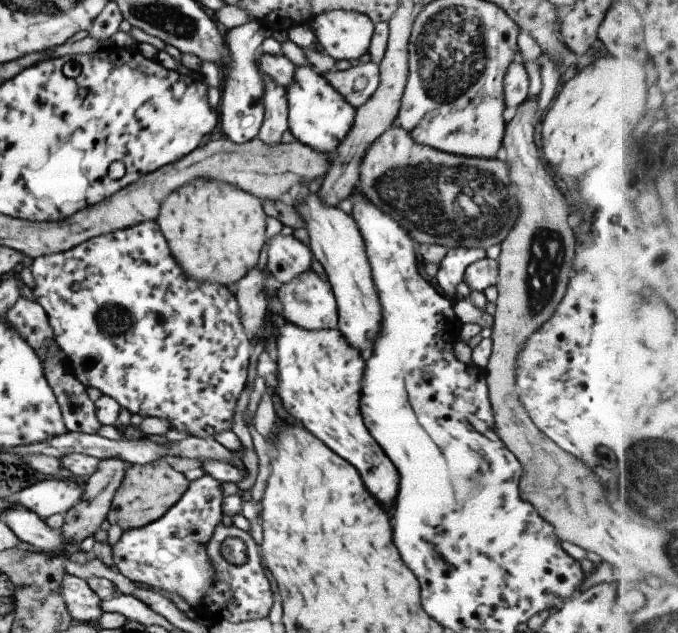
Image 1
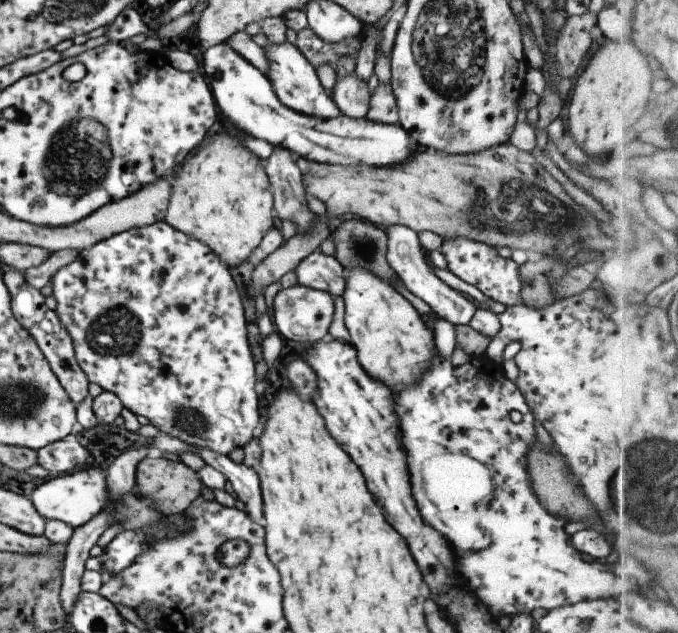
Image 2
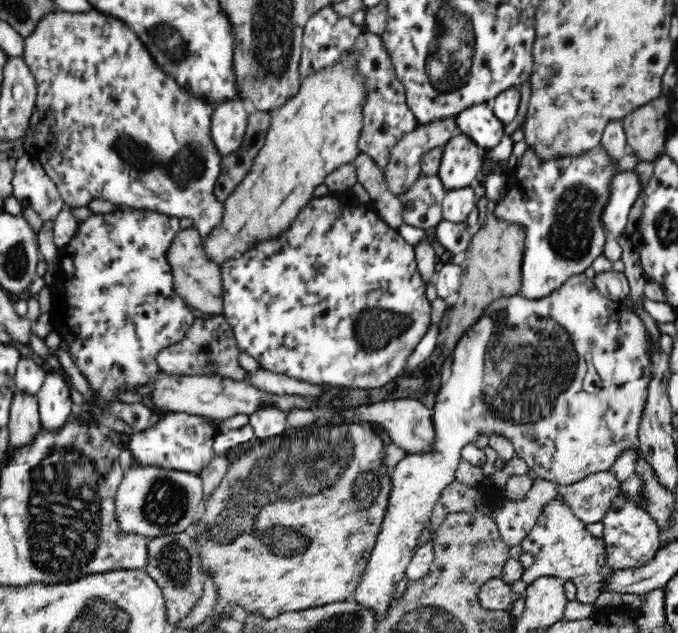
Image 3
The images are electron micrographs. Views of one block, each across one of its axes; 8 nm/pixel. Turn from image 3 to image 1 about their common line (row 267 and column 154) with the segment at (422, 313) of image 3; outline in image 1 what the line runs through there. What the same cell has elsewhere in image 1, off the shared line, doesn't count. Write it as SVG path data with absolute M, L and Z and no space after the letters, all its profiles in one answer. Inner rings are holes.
M154 220L89 238L65 252L39 256L39 258L34 258L26 263L33 277L33 284L35 284L31 289L33 301L43 308L52 330L52 339L61 348L71 373L83 386L100 390L102 395L107 395L115 400L120 408L125 408L131 415L137 414L137 416L145 418L165 420L170 428L175 428L179 432L185 432L197 438L213 439L213 435L231 430L232 414L236 400L245 387L248 359L254 341L246 336L245 330L241 326L235 294L225 286L203 282L198 287L192 284L193 288L189 290L185 274L179 268L179 264L173 260L173 256L167 248L167 242L161 236L159 226Z

